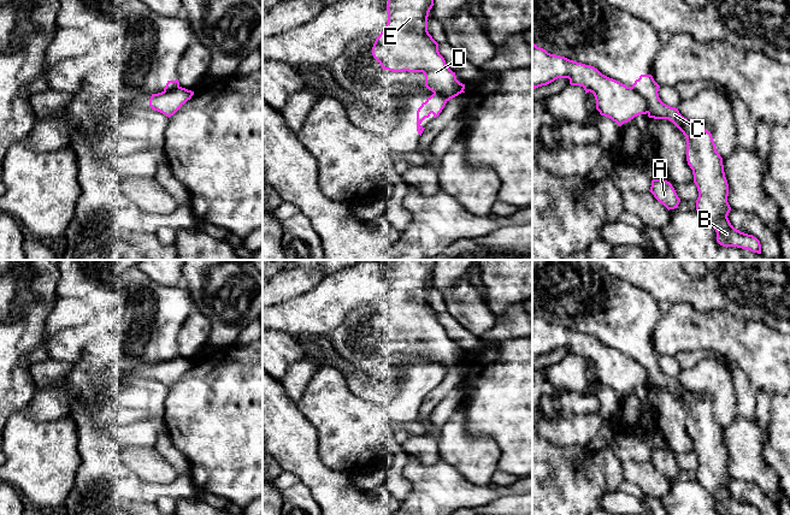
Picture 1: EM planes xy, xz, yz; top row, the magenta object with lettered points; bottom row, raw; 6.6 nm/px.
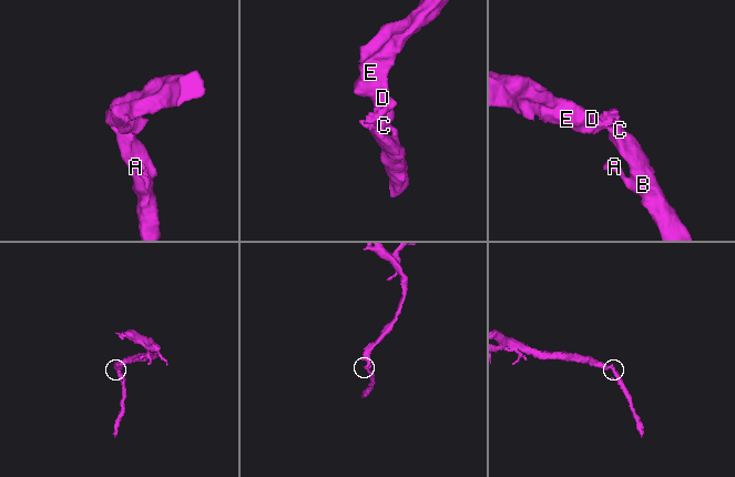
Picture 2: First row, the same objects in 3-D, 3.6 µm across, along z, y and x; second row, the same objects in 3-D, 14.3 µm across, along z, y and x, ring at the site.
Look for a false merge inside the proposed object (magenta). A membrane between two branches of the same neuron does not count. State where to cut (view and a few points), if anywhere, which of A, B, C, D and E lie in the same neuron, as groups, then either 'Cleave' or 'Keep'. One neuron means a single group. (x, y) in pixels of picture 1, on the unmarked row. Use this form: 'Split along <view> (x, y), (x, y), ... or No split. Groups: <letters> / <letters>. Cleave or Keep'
Split along yz (630, 356), (644, 368), (648, 382). Groups: A B C / D E. Cleave

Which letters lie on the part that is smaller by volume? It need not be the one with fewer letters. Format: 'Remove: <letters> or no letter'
Remove: A, B, C

